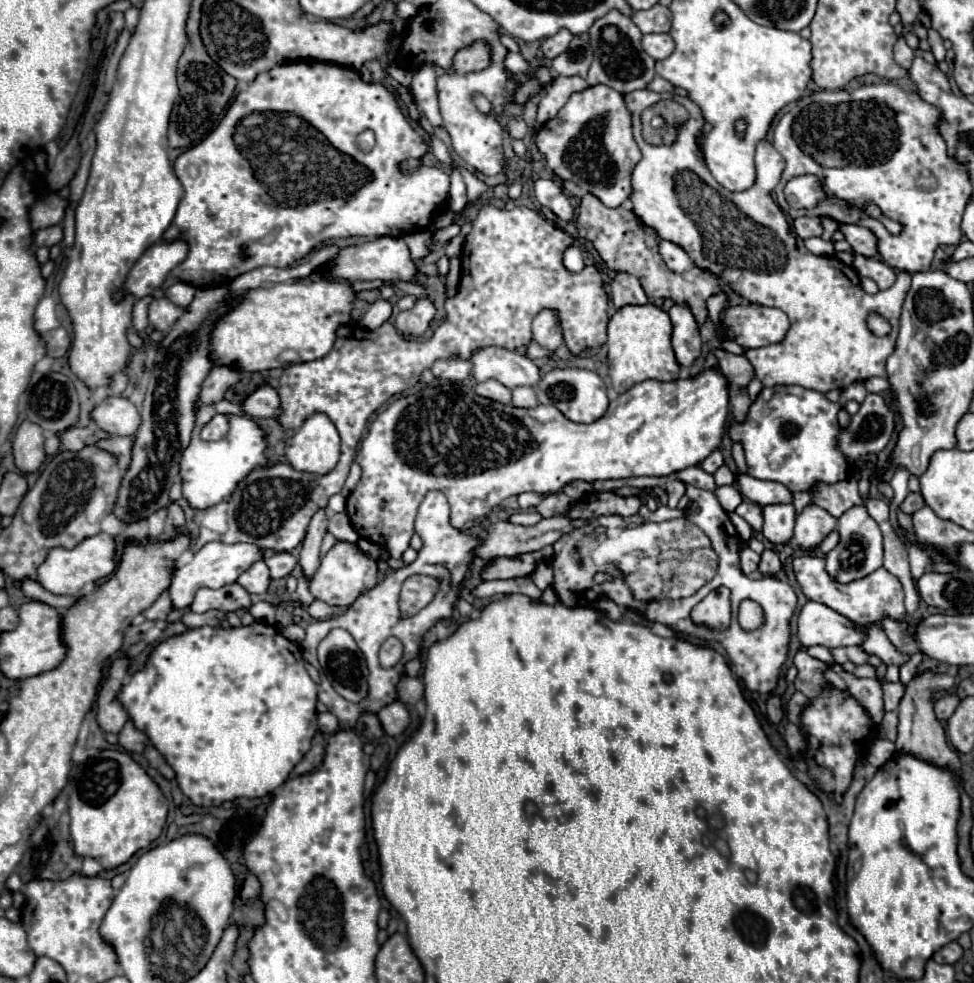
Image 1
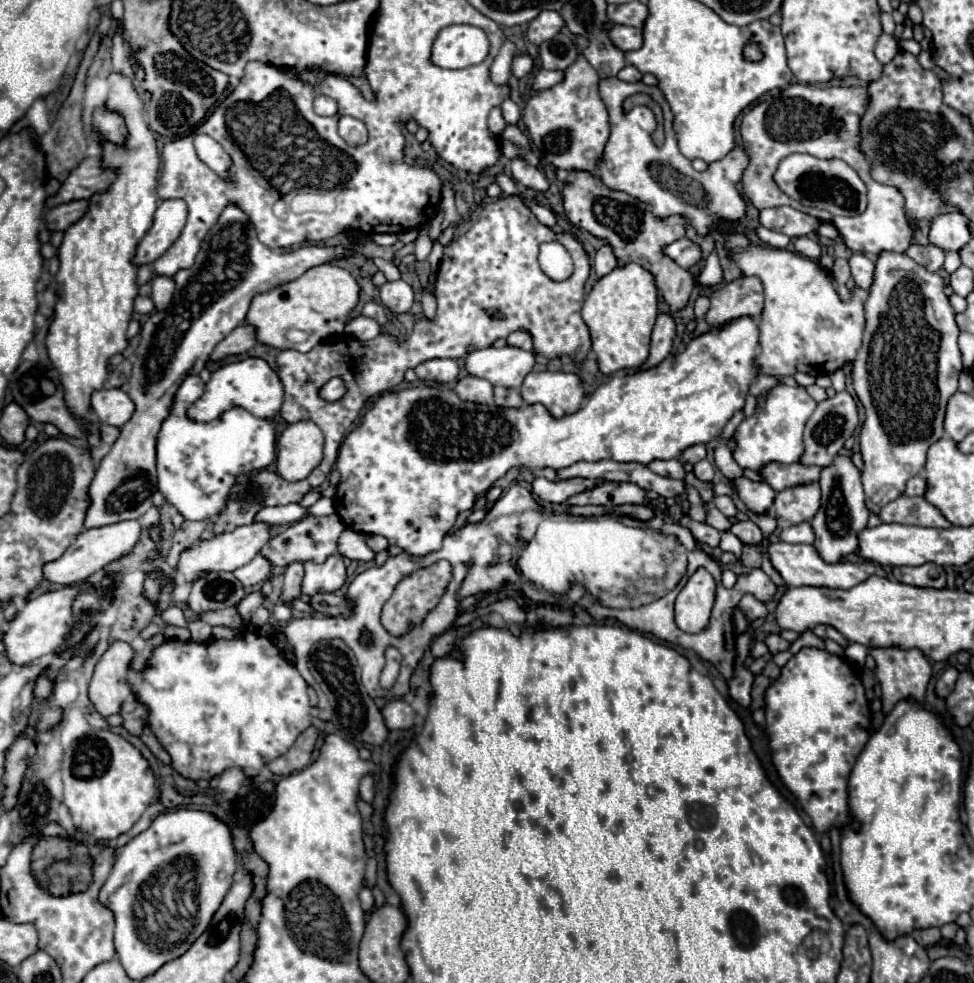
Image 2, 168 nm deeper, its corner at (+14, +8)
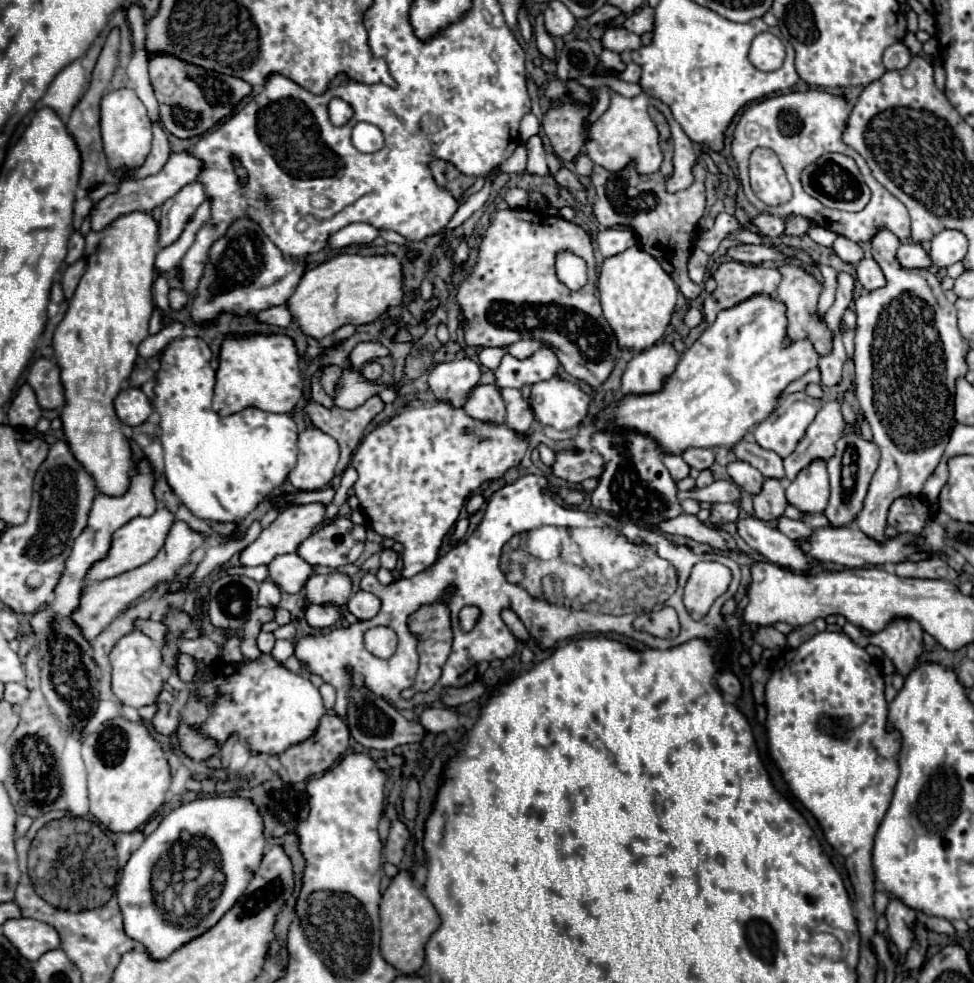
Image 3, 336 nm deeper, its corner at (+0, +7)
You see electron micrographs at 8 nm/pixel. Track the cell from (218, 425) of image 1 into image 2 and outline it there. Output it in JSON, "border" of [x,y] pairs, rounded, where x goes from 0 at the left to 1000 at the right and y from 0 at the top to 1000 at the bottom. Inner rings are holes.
{"border":[[[257,363],[251,367],[242,367],[242,369],[224,373],[218,379],[216,388],[211,390],[209,402],[193,416],[193,426],[203,428],[203,430],[214,430],[238,414],[248,414],[248,416],[255,416],[263,424],[277,426],[287,418],[290,404],[292,404],[292,396],[290,396],[285,381],[277,375],[277,371],[273,367]]]}

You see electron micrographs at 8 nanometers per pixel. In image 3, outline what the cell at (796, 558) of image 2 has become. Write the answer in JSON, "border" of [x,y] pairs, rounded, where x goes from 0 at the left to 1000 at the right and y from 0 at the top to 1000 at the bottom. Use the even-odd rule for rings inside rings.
{"border":[[[774,525],[758,529],[756,539],[770,557],[780,562],[786,570],[795,574],[801,574],[805,578],[813,578],[819,582],[828,582],[834,574],[834,570],[821,560],[821,555],[815,549],[807,547],[801,539],[786,535],[782,529]]]}

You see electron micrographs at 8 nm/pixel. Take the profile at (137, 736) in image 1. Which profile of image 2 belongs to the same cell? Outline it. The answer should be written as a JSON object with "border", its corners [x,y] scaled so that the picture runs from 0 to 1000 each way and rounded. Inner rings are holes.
{"border":[[[131,709],[123,721],[123,727],[125,727],[125,738],[129,740],[129,744],[133,748],[144,748],[146,746],[146,740],[150,736],[150,719],[146,715],[140,713],[140,709]]]}

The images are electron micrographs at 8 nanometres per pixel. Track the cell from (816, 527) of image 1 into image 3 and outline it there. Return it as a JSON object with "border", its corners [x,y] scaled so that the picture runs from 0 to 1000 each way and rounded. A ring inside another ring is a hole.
{"border":[[[842,466],[832,470],[828,478],[821,478],[821,482],[807,496],[809,513],[832,523],[844,521],[848,517],[850,505],[852,505],[852,494],[850,494],[848,470]]]}

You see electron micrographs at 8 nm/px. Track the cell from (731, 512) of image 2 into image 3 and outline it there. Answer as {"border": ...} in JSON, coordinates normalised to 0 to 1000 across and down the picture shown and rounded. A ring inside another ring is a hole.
{"border":[[[731,513],[729,517],[729,527],[727,527],[733,535],[745,533],[745,531],[756,531],[758,529],[758,515],[756,513]]]}

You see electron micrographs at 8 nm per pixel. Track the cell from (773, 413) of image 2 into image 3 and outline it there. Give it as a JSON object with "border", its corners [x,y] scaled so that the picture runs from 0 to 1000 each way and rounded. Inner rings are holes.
{"border":[[[828,399],[809,401],[799,409],[797,417],[774,435],[772,444],[782,456],[797,460],[801,466],[807,466],[815,460],[842,413],[844,407],[832,405]]]}

